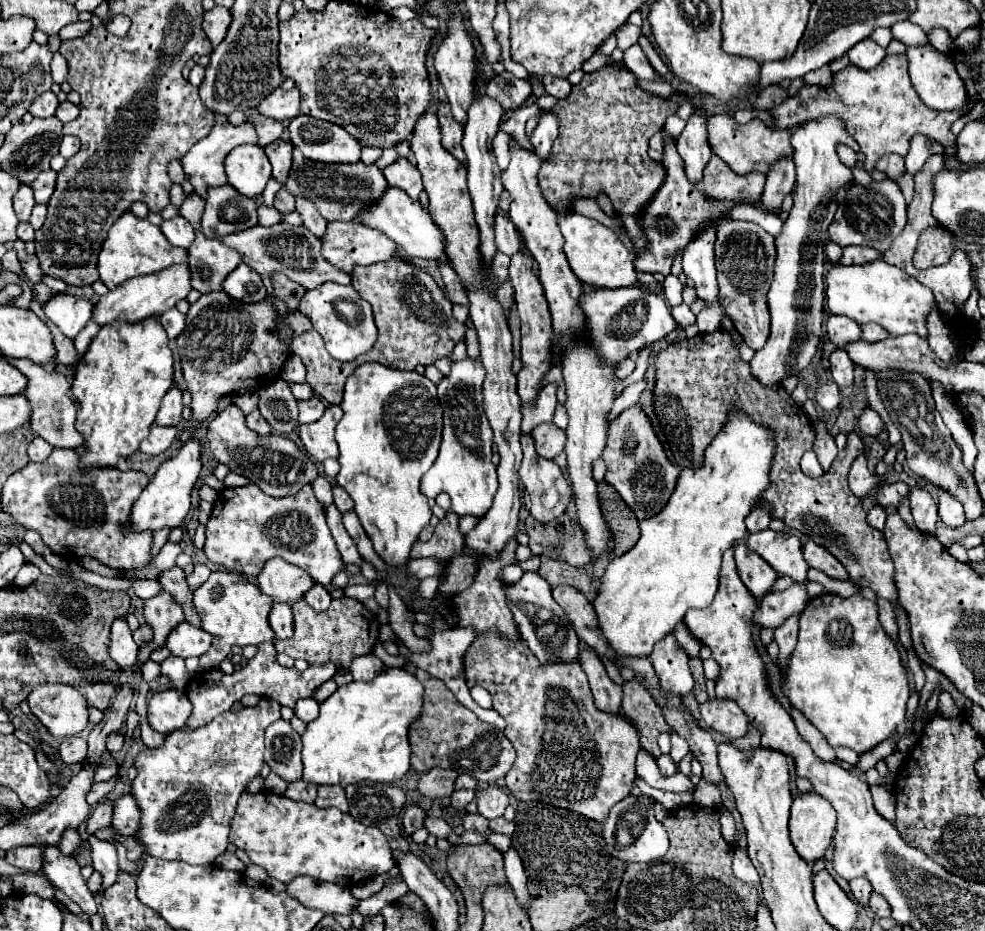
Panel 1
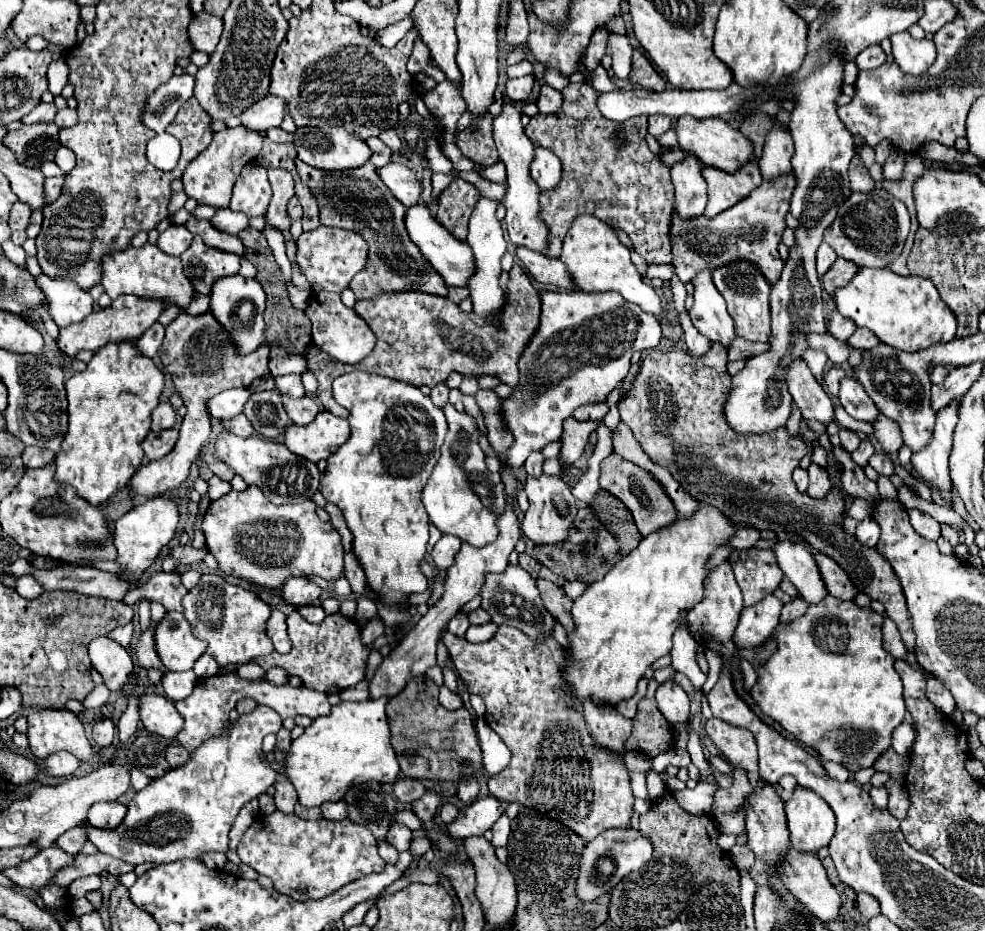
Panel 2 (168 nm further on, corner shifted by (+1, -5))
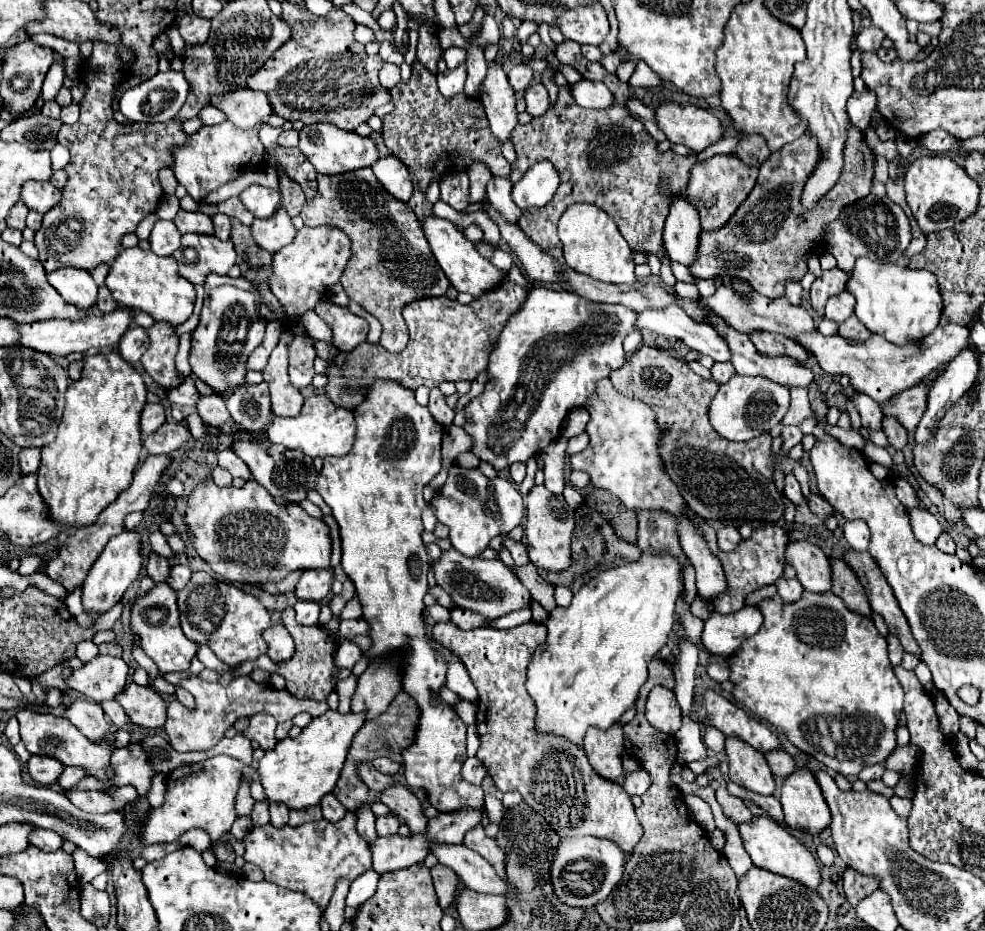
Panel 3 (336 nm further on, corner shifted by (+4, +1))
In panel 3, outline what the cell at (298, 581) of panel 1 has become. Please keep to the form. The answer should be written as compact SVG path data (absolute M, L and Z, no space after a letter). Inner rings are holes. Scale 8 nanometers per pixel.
M308 569L302 573L294 595L298 599L308 599L308 601L322 601L330 593L332 585L332 569Z

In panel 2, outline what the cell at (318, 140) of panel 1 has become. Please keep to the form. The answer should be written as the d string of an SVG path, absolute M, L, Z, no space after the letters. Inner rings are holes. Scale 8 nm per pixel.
M299 127L293 135L293 143L303 163L317 169L325 169L325 171L355 169L367 163L371 157L371 149L365 145L365 141L353 137L341 127Z

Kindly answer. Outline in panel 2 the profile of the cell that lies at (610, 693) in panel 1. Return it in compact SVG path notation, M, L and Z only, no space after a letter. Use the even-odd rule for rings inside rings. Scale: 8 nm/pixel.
M589 699L583 705L583 715L589 725L589 735L593 735L601 749L613 751L621 757L627 753L625 741L633 729L631 719L625 719L617 709L613 711L613 707L597 707Z

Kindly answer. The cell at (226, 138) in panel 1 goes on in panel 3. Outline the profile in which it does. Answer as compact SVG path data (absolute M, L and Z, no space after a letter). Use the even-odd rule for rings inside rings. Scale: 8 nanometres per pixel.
M272 114L250 131L236 129L230 121L224 121L220 125L212 127L200 127L194 135L190 135L190 141L182 145L182 149L176 149L176 165L172 165L172 171L176 173L176 179L186 187L188 195L196 201L202 201L208 193L216 191L220 185L234 181L242 175L248 167L258 167L264 157L264 145L258 139L259 128L263 123L272 127L281 127L286 120L276 114Z

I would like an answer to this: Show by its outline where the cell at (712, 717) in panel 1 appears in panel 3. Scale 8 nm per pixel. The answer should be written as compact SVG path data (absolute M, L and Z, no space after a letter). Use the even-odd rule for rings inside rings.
M726 737L726 755L734 783L760 795L774 795L774 777L762 753L738 737Z

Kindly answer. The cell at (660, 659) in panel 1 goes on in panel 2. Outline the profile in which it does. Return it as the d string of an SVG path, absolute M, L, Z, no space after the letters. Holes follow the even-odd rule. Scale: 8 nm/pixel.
M665 681L657 689L655 699L657 699L657 709L661 711L661 715L671 727L677 729L681 723L689 719L689 697L673 681Z

